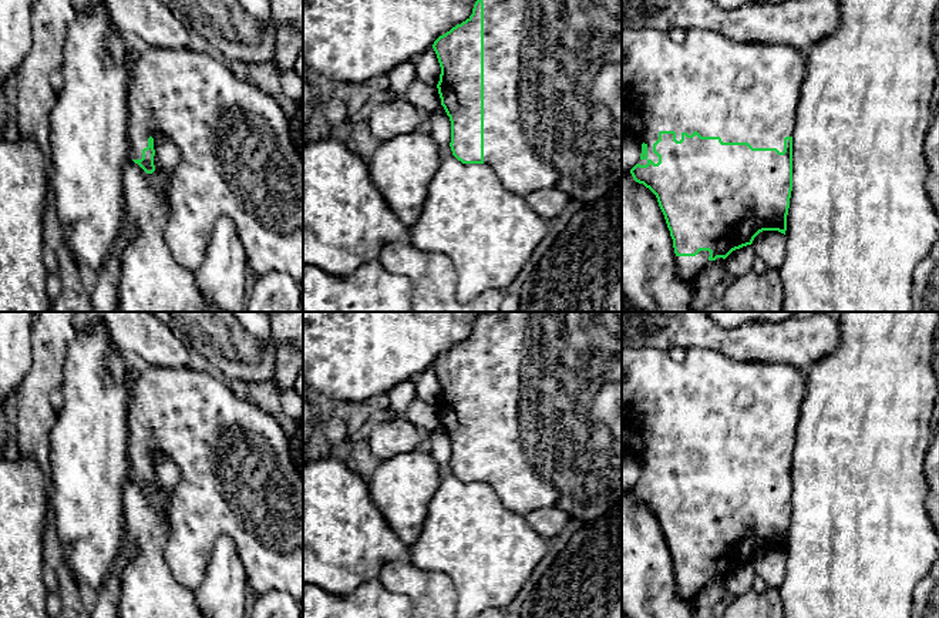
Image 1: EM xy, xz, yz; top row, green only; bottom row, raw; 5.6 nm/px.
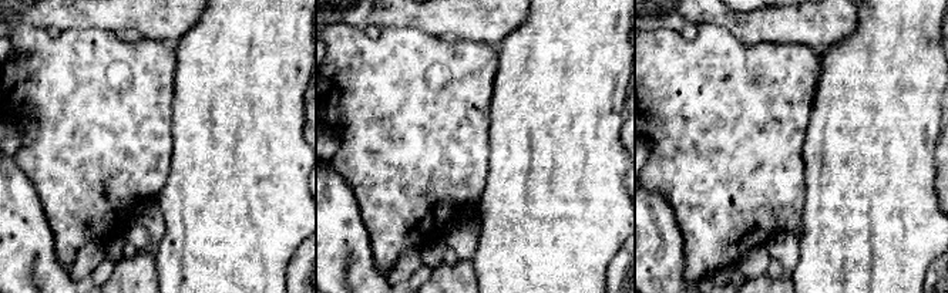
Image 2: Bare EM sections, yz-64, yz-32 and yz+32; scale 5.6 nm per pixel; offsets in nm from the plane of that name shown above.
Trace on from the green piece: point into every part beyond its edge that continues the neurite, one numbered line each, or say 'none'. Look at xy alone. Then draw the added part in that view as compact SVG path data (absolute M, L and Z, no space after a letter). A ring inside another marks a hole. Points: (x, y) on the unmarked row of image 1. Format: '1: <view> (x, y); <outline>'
1: xy (236, 476); M148 366L129 383L128 404L129 477L141 478L148 457L165 454L178 468L179 481L168 496L165 561L178 584L196 590L206 575L219 535L229 535L253 594L277 590L303 605L303 477L290 453L290 439L276 419L245 402L219 379L185 367Z

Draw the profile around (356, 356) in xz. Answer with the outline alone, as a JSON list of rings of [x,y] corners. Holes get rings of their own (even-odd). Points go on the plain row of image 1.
[[[303,312],[303,379],[319,394],[333,400],[356,403],[373,402],[378,396],[387,394],[398,383],[415,379],[428,369],[440,355],[470,337],[478,318],[478,312]]]

